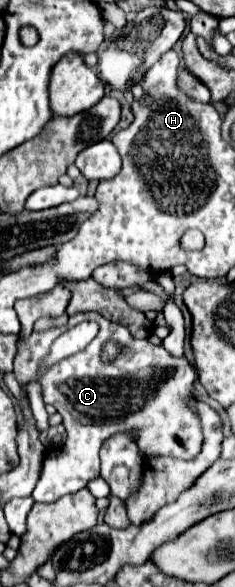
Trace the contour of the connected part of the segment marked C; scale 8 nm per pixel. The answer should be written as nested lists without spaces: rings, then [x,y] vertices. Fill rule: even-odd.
[[[77,313],[69,317],[67,325],[51,329],[69,329],[81,321],[97,321],[97,337],[81,353],[63,359],[41,377],[43,401],[57,409],[67,431],[65,445],[45,454],[43,469],[33,491],[33,499],[43,503],[75,493],[97,477],[99,449],[117,433],[133,433],[143,459],[149,459],[151,455],[195,459],[203,443],[199,415],[191,411],[191,399],[197,397],[197,369],[184,356],[175,357],[149,339],[133,337],[127,327],[109,321],[99,313]],[[109,341],[117,343],[121,353],[105,363],[101,351]]]

